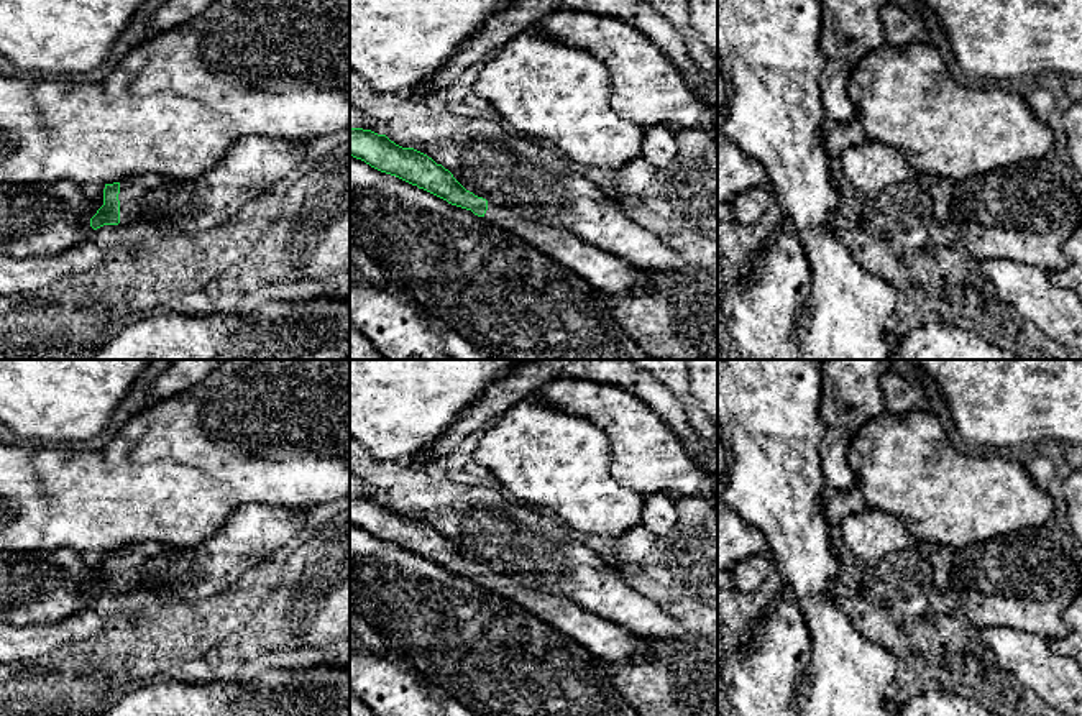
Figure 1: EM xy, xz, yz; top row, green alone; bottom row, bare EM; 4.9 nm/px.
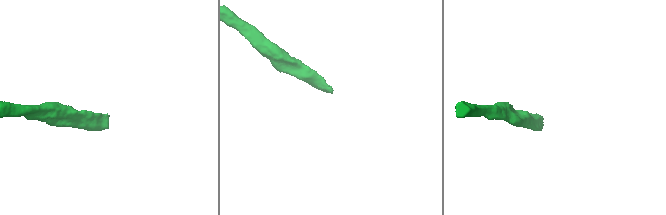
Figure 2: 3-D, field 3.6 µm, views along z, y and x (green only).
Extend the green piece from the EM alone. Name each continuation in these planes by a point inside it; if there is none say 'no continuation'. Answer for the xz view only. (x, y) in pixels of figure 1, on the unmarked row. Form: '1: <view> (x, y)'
1: xz (608, 641)

